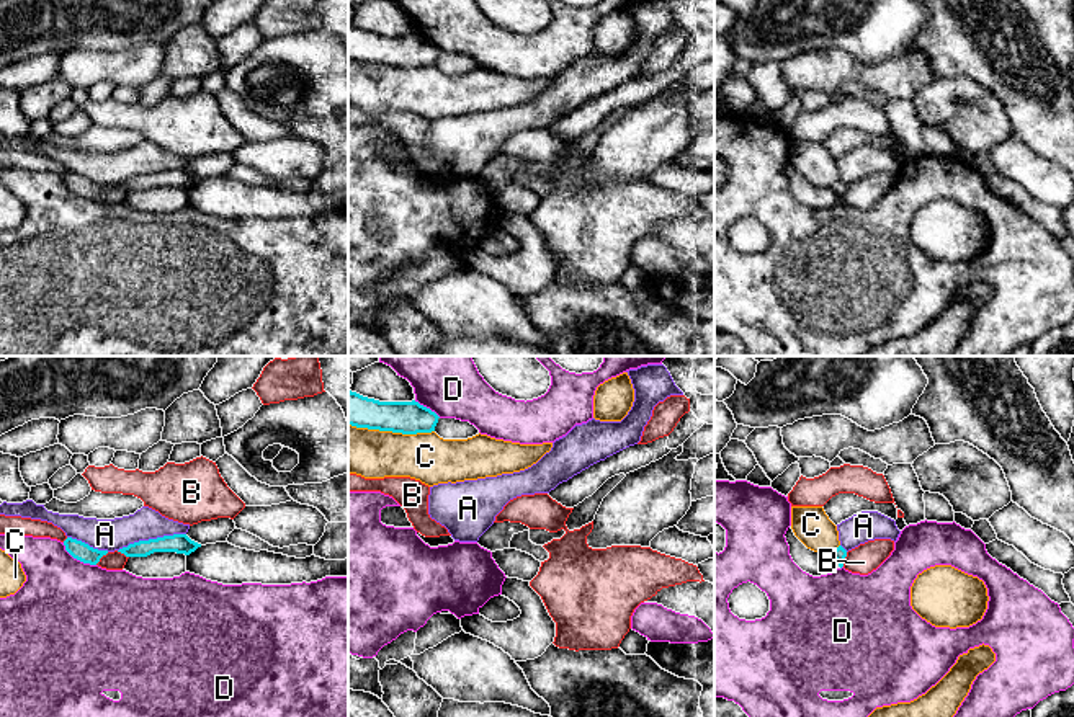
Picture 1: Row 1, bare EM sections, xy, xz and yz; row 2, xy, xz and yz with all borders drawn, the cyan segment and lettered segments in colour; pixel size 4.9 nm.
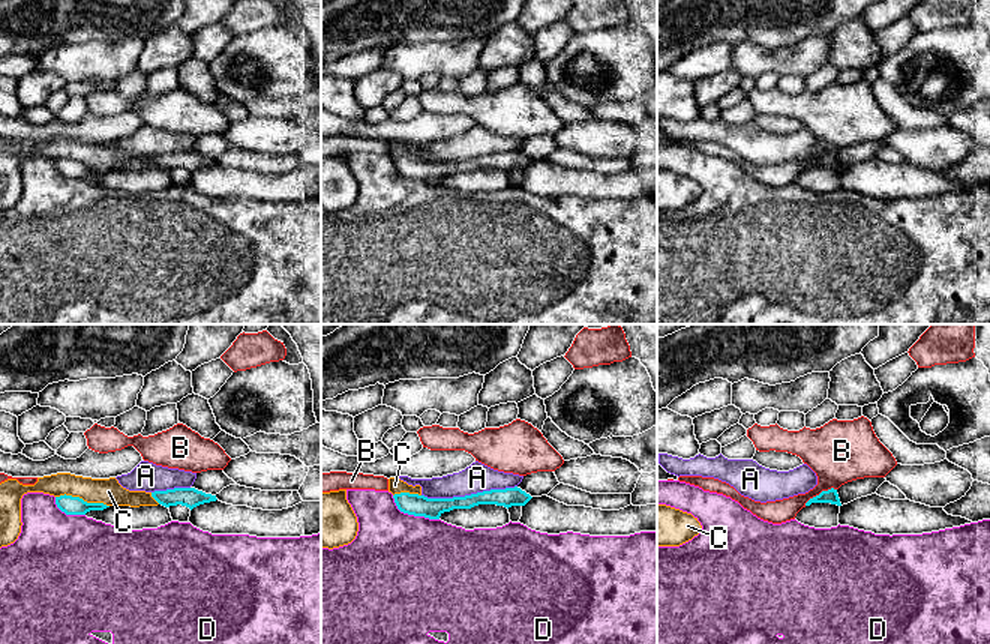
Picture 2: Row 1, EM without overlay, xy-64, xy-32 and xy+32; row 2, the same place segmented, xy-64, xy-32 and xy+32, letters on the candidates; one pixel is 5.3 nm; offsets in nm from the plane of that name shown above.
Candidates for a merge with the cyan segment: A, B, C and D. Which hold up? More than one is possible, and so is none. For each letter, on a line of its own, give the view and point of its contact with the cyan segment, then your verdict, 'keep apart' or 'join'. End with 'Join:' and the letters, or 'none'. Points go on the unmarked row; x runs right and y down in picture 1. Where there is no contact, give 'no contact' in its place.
A: contact xy (151, 173); join
B: contact xy (102, 190); keep apart
C: contact xz (391, 64); keep apart
D: contact xy (77, 193); keep apart
Join: A

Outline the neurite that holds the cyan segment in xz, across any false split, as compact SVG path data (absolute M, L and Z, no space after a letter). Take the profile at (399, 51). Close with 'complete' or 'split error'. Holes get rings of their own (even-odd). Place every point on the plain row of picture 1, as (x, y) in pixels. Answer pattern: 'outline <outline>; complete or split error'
outline M348 24L348 59L402 69L432 67L438 49L418 36L379 36Z; complete

